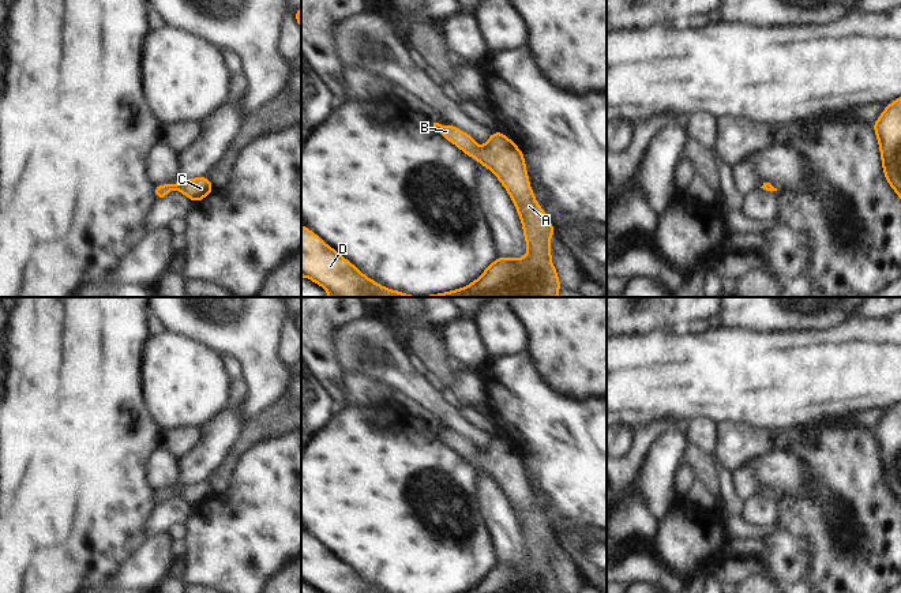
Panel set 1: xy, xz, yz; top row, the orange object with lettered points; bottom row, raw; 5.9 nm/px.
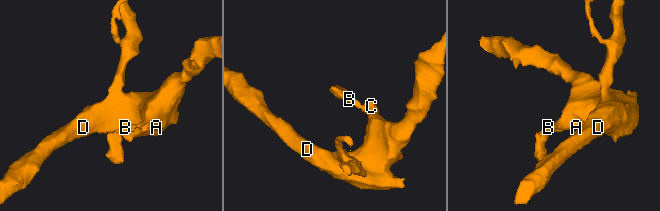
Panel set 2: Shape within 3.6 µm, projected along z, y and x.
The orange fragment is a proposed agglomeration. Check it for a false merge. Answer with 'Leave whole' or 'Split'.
Leave whole.

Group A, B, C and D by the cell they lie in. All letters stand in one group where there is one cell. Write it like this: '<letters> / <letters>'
A B C D

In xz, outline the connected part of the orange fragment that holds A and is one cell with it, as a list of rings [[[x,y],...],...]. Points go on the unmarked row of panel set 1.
[[[433,428],[433,434],[444,444],[455,450],[470,463],[476,463],[481,472],[485,472],[498,483],[515,510],[528,552],[525,563],[498,562],[495,567],[487,571],[484,578],[476,586],[463,593],[562,593],[556,573],[551,568],[553,556],[549,552],[549,544],[556,538],[556,534],[548,526],[545,517],[534,503],[522,455],[500,436],[493,436],[485,450],[478,454],[473,442],[453,429],[442,431]]]

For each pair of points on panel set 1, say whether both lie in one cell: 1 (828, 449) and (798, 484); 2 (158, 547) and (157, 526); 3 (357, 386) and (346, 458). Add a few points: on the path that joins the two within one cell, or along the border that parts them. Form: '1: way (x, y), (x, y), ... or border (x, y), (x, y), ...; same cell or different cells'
1: border (788, 451), (808, 475), (808, 496); different cells
2: border (162, 529), (145, 541); different cells
3: border (345, 405), (371, 406); different cells

